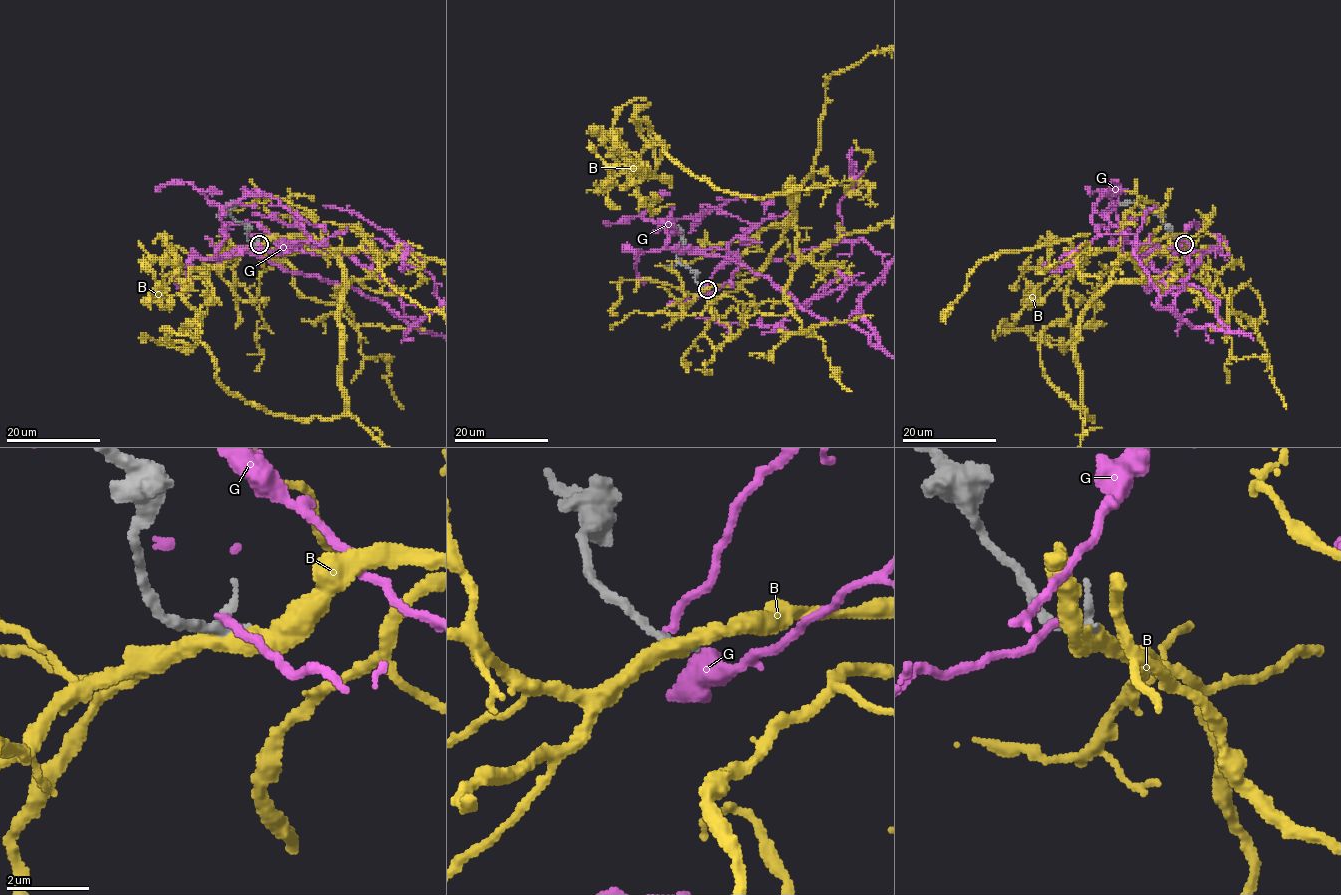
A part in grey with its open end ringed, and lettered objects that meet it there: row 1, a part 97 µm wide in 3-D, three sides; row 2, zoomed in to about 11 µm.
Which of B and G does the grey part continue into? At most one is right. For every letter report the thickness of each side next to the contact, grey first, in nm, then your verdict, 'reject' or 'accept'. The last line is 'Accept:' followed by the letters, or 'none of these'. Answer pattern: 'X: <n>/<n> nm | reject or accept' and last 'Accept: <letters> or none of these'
B: 300/400 nm | reject
G: 320/200 nm | reject
Accept: none of these

